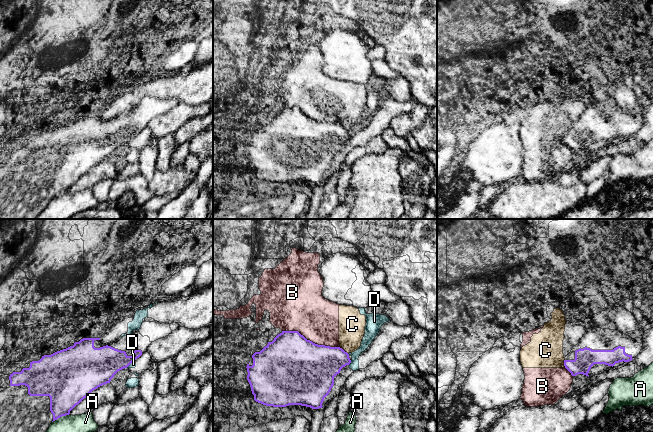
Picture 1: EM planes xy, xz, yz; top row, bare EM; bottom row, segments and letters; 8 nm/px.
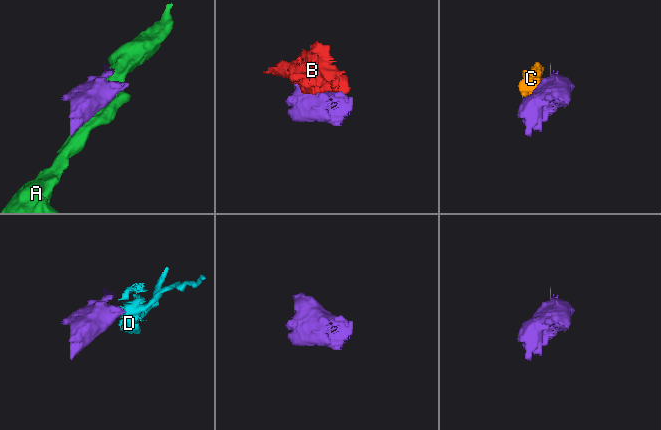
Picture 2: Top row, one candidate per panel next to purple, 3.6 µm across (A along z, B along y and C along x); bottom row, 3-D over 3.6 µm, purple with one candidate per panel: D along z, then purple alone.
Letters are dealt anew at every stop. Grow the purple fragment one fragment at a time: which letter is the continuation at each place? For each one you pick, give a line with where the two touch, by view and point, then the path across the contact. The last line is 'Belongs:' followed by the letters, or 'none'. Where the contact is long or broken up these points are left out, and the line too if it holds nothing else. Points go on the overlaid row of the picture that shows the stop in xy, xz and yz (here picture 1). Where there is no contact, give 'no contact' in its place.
Belongs: none

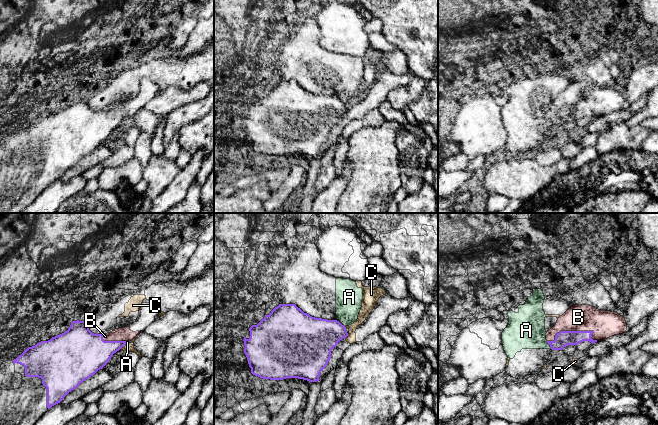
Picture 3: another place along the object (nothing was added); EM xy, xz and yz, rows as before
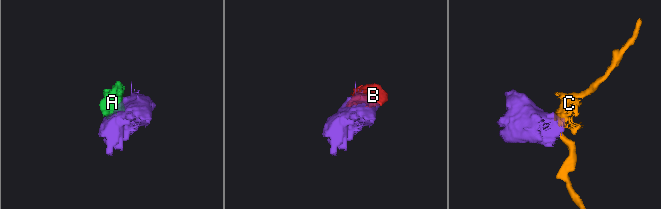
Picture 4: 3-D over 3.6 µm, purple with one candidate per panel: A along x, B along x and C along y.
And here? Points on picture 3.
B: yz (574, 331)
Belongs: B

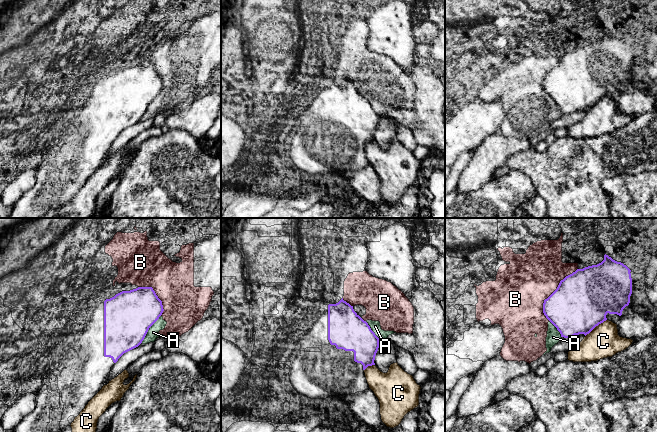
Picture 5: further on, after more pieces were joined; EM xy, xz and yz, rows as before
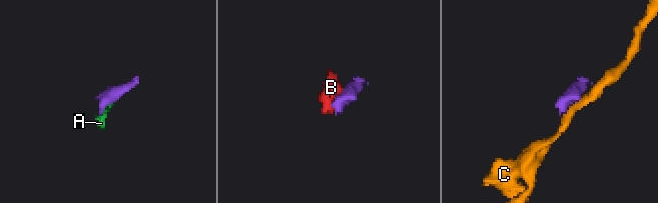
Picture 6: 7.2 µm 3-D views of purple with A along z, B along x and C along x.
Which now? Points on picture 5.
Belongs: none

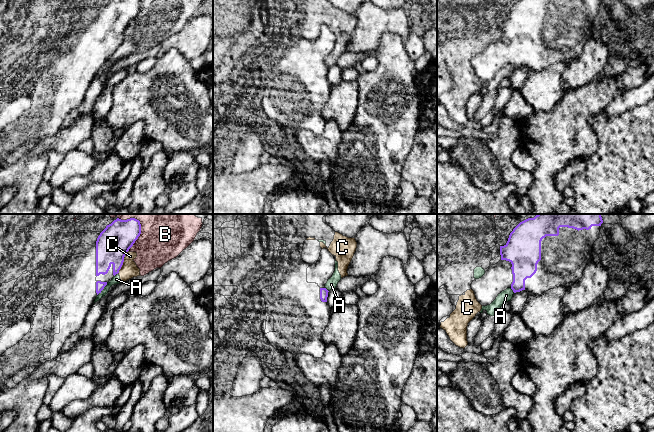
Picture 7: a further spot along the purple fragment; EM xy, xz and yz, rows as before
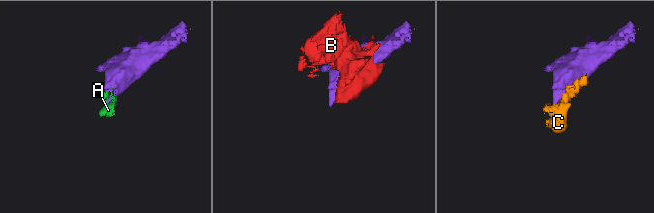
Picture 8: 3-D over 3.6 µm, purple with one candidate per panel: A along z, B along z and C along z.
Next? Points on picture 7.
Belongs: none

